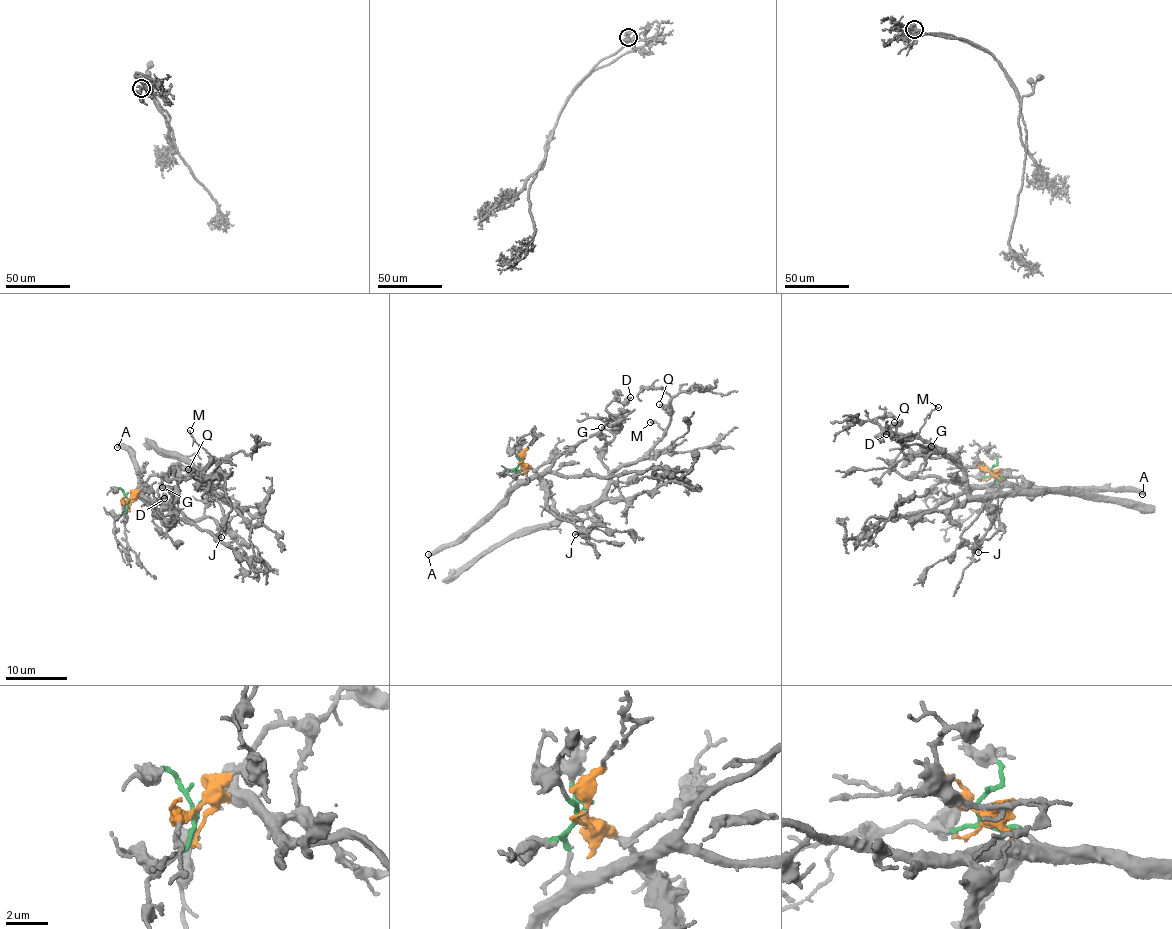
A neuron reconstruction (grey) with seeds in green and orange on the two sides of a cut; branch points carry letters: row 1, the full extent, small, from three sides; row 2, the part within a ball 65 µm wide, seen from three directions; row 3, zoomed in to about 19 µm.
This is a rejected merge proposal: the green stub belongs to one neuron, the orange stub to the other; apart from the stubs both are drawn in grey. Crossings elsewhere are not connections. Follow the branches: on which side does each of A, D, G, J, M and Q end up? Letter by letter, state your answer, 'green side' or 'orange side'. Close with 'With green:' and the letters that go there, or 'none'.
A: green side
D: green side
G: orange side
J: green side
M: orange side
Q: orange side
With green: A, D, J

